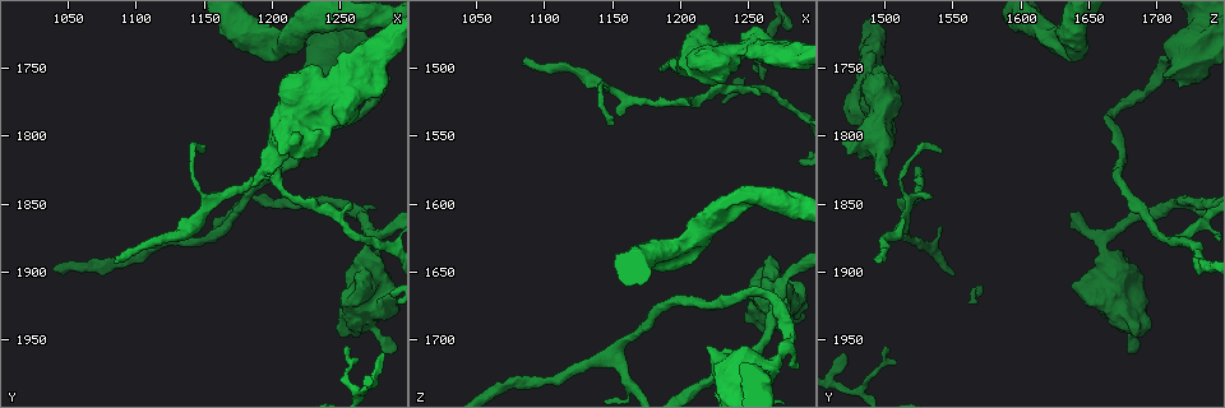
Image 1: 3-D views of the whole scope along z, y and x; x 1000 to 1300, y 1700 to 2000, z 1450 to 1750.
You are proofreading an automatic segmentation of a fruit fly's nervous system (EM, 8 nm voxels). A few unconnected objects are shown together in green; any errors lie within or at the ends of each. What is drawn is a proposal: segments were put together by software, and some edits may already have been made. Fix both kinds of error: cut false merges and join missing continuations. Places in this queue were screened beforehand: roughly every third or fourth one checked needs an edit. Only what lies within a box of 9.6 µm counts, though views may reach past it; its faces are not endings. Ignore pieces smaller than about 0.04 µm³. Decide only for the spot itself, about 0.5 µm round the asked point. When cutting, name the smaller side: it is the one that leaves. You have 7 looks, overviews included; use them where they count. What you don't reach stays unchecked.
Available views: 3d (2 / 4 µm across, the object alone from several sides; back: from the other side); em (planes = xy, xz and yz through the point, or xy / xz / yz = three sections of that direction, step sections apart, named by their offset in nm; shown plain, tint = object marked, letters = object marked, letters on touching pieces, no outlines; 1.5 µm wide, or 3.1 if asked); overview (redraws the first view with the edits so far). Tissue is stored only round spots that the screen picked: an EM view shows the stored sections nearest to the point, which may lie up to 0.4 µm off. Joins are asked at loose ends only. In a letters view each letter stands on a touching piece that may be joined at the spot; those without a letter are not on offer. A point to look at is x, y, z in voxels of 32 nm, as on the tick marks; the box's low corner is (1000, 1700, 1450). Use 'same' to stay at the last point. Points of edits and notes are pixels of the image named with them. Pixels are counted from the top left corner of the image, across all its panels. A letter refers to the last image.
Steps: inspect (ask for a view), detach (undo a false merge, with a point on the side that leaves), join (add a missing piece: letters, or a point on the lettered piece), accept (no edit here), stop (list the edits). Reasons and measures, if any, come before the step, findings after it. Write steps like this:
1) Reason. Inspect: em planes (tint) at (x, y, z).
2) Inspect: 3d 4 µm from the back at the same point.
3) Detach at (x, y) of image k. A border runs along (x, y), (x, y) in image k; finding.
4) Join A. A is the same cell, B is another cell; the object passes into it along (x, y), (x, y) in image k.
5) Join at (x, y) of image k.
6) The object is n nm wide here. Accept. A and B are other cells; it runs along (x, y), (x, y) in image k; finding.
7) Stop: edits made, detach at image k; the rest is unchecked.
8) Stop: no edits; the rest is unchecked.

An open end. Inspect: em planes (letters) at (1218, 1754, 1706).

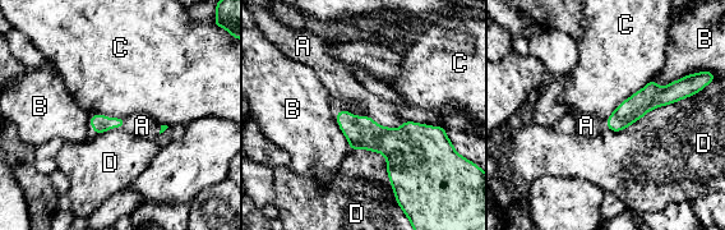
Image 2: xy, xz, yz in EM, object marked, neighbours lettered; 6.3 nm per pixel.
Join A. A is the same cell, B, C and D are other cells; the object passes into it along (407, 150), (377, 124), (383, 113) in image 2; it goes on there.

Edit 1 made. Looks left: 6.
Redraw. Inspect: overview.

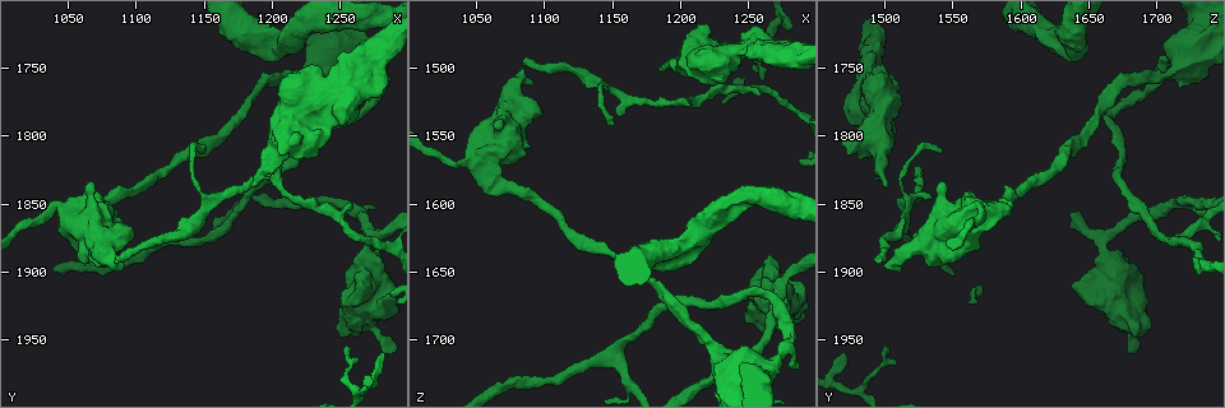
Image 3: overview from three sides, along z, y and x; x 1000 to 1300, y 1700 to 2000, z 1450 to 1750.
Thick end. Inspect: 3d 4 µm at (1218, 1800, 1468).

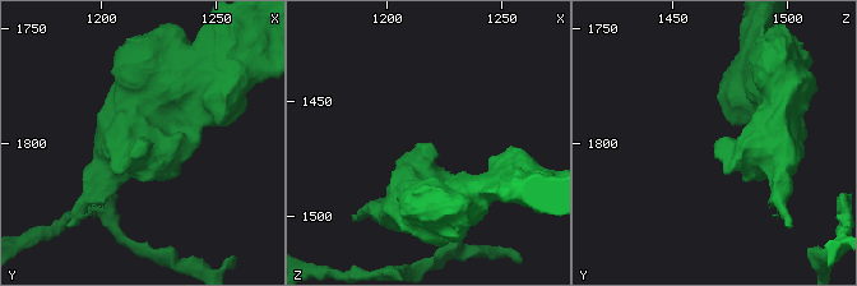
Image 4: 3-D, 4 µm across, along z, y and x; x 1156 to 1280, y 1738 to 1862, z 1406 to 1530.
Inspect: em planes (letters) at (1220, 1800, 1469).

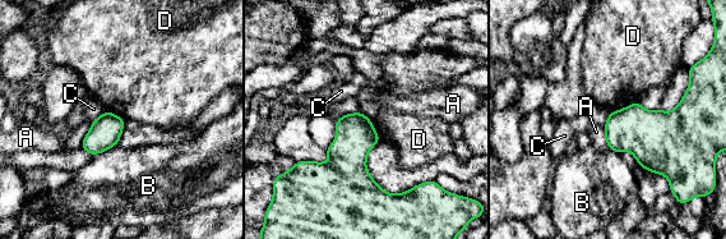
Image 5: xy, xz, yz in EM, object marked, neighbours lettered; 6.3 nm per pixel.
Accept. A, B, C and D are other cells; a border runs along (637, 101), (610, 113) in image 5; none of them fits.

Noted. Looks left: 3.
Stop: edits made, join at image 2; the rest is unchecked.

